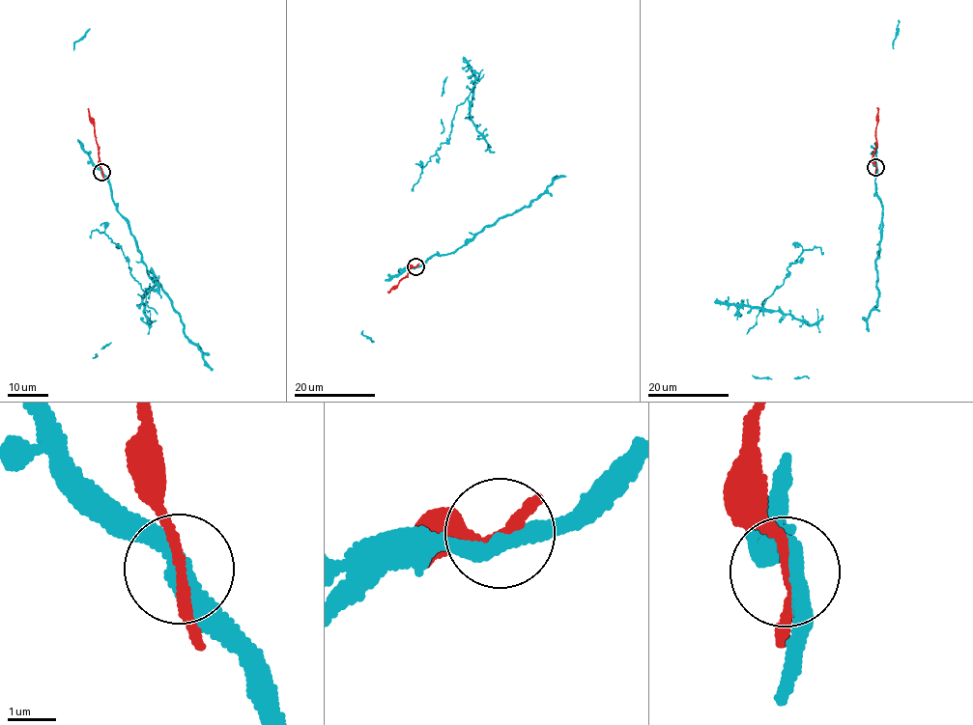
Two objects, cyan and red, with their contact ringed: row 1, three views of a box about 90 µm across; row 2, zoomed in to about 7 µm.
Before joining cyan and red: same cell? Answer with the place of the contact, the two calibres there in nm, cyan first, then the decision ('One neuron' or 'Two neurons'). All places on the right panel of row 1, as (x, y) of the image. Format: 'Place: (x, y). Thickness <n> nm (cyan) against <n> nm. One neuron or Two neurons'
Place: (875, 167). Thickness 360 nm (cyan) against 190 nm. Two neurons

